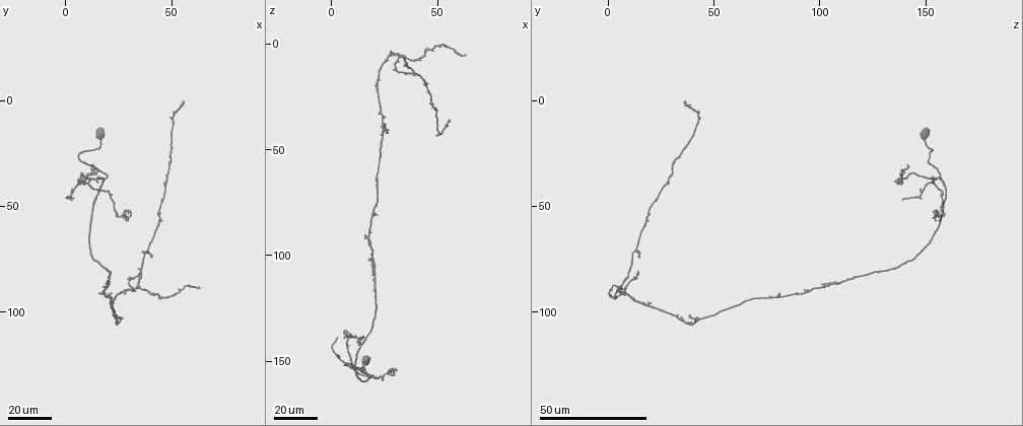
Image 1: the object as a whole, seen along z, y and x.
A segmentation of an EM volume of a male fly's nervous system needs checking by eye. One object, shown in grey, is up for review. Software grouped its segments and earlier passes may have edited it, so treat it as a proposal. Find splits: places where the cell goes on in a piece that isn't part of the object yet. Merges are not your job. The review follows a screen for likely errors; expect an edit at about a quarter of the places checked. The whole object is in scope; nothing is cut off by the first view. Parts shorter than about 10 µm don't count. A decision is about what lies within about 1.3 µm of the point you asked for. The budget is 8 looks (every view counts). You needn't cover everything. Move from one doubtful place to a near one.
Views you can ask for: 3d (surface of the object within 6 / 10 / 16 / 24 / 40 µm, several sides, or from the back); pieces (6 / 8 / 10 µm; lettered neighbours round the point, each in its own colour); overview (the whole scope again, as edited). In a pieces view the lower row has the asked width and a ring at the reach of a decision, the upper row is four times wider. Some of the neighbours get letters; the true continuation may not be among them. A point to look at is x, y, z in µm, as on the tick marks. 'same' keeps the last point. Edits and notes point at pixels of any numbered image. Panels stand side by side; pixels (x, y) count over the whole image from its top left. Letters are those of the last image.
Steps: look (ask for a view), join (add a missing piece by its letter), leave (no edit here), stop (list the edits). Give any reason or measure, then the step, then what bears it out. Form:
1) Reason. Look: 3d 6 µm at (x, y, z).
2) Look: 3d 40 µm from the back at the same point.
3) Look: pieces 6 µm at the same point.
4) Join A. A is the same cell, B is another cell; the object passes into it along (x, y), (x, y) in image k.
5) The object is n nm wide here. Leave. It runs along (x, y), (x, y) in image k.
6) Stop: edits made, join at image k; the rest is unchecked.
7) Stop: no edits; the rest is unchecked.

Branch stops here. Look: 3d 40 µm at (28, 91, 3).

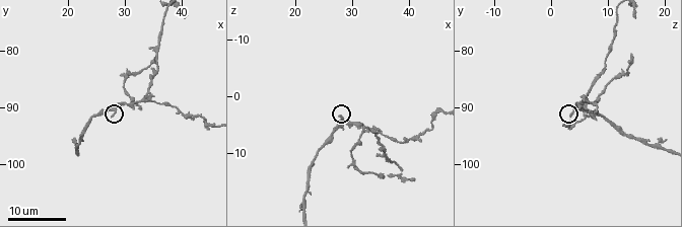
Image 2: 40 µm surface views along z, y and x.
Look: pieces 6 µm at (28.0, 91.5, 3.0).

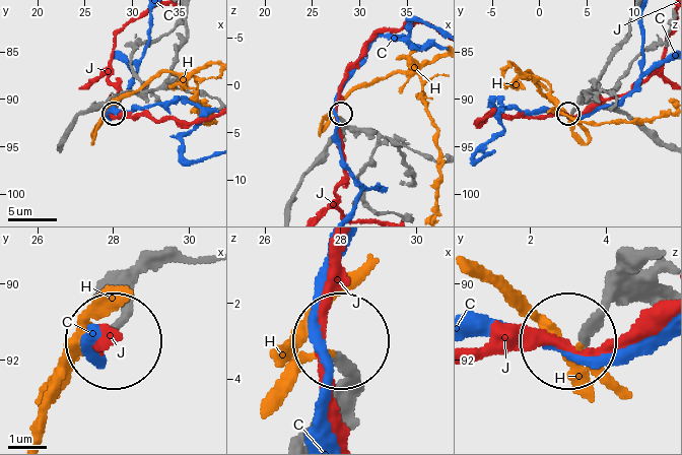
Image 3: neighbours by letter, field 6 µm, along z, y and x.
Join H. H is the same cell, C and J are other cells; it goes on there.

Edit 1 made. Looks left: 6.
Free end. Look: 3d 24 µm at (22, 90, 81).

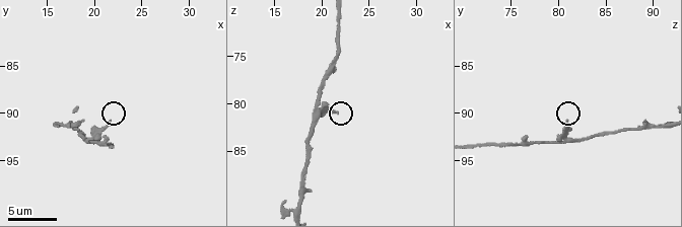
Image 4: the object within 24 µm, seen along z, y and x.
Look: 3d 6 µm at (21.6, 90.8, 80.8).

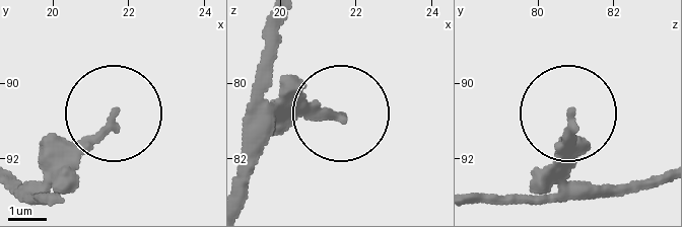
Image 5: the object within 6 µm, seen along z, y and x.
Look: pieces 6 µm at (21.60, 90.90, 80.90).

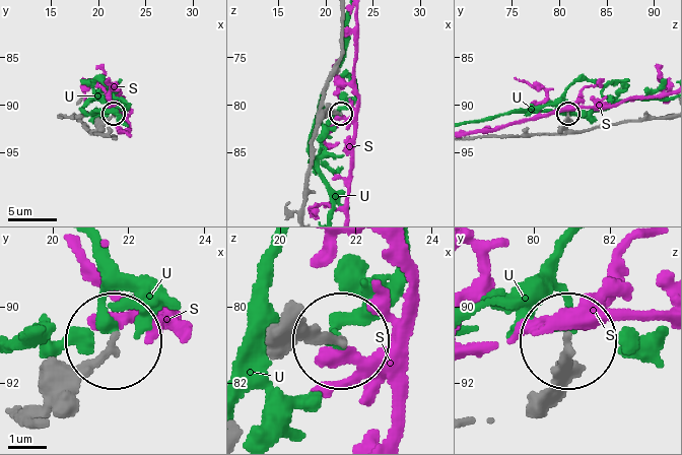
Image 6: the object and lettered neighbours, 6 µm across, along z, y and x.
Leave. S and U are other cells; it runs along (303, 209), (311, 146), (319, 119), (325, 115), (339, 115) in image 6; no lettered piece goes on from it.

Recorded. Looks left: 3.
Free end. Look: 3d 24 µm at (22, 44, 159).

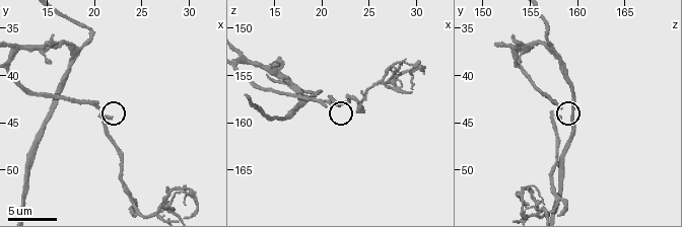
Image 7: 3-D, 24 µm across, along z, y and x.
Look: pieces 8 µm at (21.8, 44.4, 158.2).

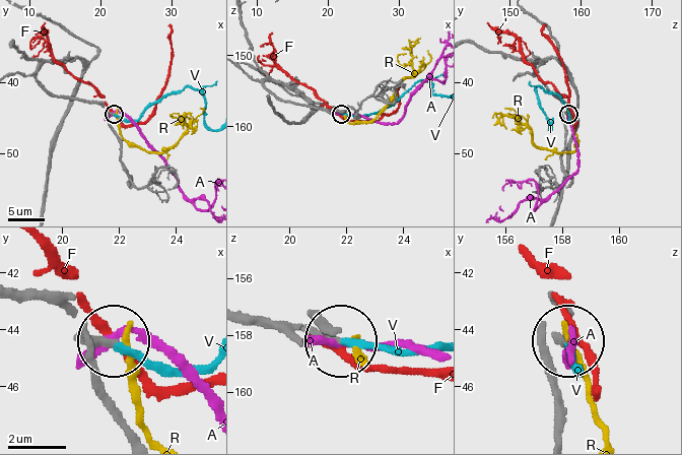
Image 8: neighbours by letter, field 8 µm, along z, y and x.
Join V. V is the same cell, A, F and R are other cells; the object passes into it along (95, 103), (133, 121), (189, 86), (203, 96), (204, 113) in image 8; the cell continues.

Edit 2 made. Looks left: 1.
Stop: edits made, join at image 3, join at image 8; the rest is unchecked.

